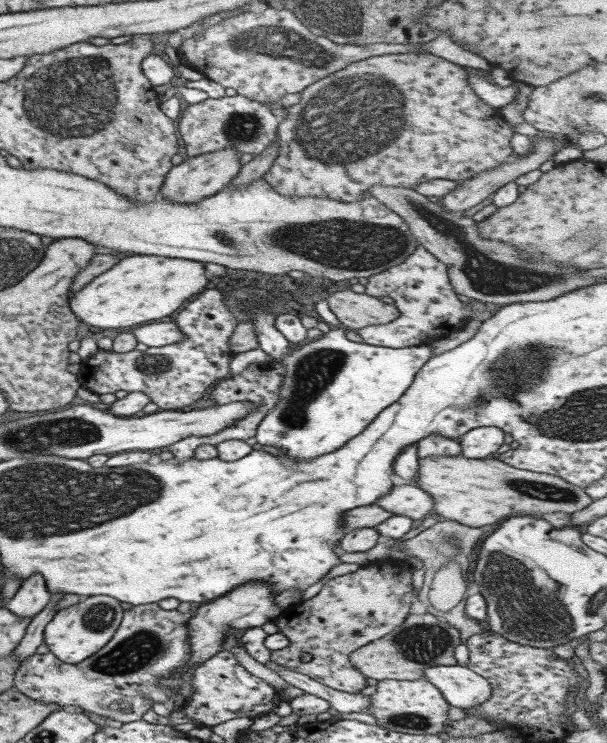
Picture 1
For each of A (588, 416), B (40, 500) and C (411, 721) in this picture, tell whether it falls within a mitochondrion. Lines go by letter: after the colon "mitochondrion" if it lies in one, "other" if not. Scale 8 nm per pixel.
A: mitochondrion
B: mitochondrion
C: mitochondrion

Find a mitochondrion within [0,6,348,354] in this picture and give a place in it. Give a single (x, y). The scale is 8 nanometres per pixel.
(71, 100)

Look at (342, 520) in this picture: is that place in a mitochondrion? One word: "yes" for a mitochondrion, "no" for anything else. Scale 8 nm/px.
no

